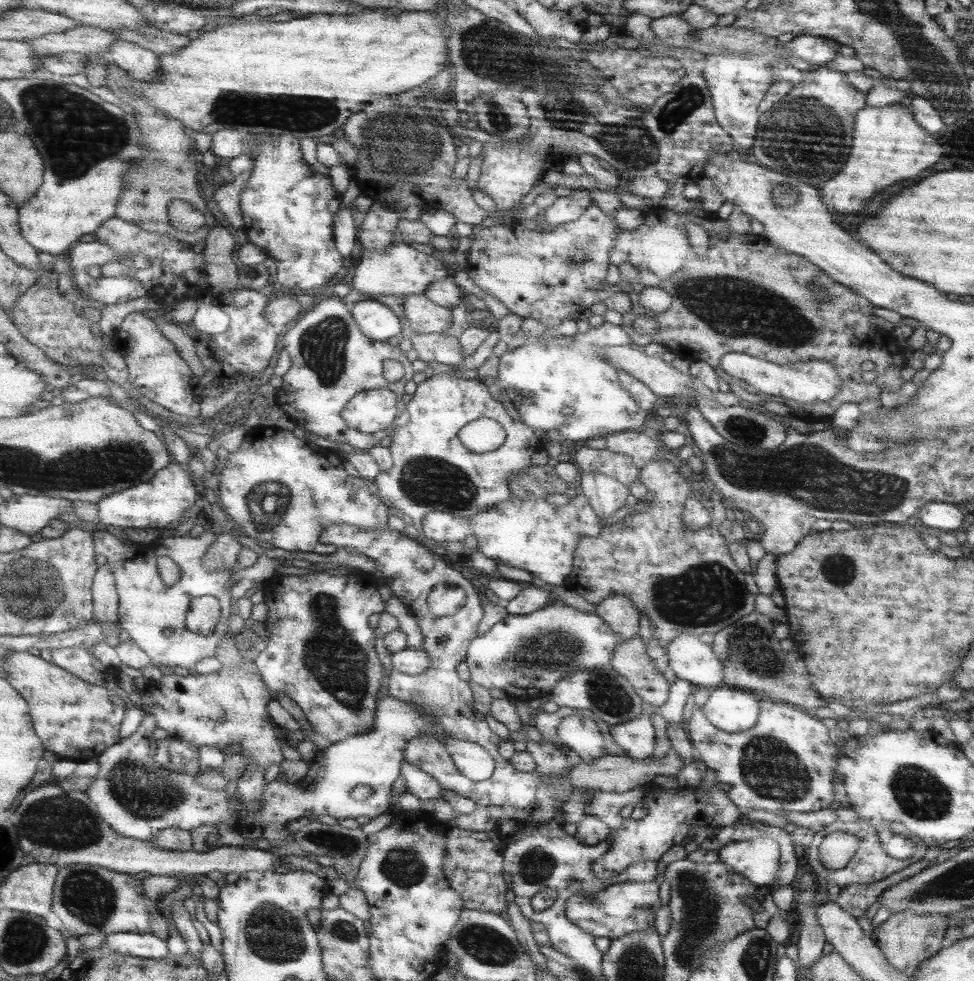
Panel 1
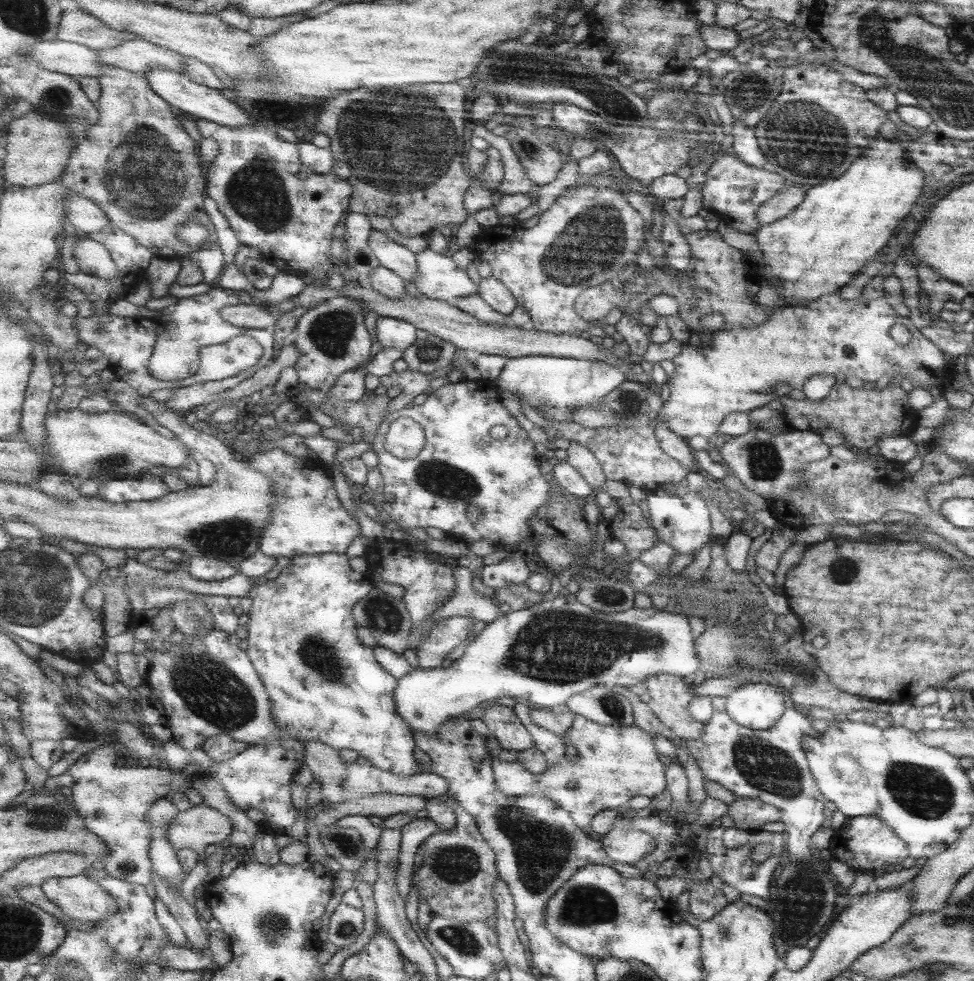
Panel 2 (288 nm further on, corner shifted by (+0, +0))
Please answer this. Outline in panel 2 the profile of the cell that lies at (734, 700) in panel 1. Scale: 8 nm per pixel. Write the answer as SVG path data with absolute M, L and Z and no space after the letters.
M745 684L731 690L725 696L725 708L721 716L731 718L749 730L767 730L779 718L783 718L787 700L781 688L767 684Z

